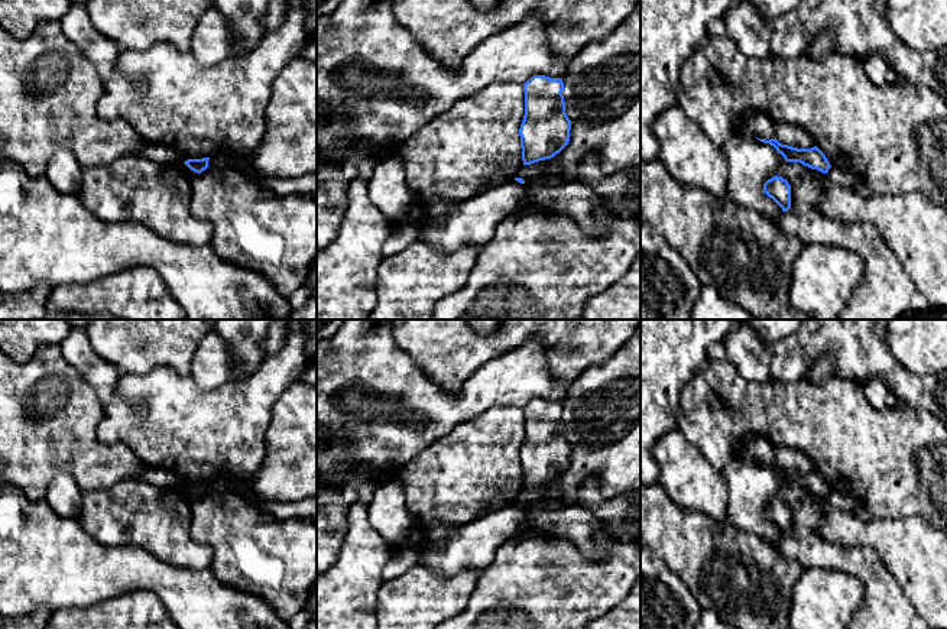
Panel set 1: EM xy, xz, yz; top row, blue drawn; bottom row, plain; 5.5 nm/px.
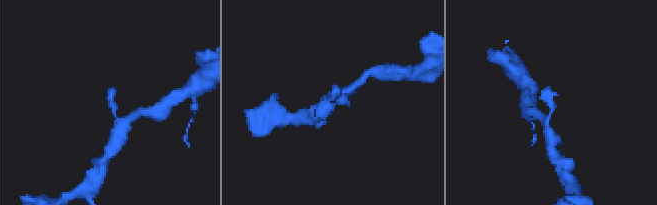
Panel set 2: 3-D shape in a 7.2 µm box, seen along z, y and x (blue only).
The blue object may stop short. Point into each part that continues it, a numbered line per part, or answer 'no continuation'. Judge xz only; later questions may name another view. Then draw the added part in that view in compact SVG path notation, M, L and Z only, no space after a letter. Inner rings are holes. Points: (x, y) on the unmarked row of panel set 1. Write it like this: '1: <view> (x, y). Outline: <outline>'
no continuation

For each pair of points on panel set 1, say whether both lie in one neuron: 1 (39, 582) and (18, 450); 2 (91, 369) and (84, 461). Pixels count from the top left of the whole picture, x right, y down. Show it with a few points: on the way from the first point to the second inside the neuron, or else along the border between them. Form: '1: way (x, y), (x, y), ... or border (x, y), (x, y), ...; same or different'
1: border (15, 485), (29, 499), (39, 501), (44, 498); different
2: border (65, 360), (94, 389); different

